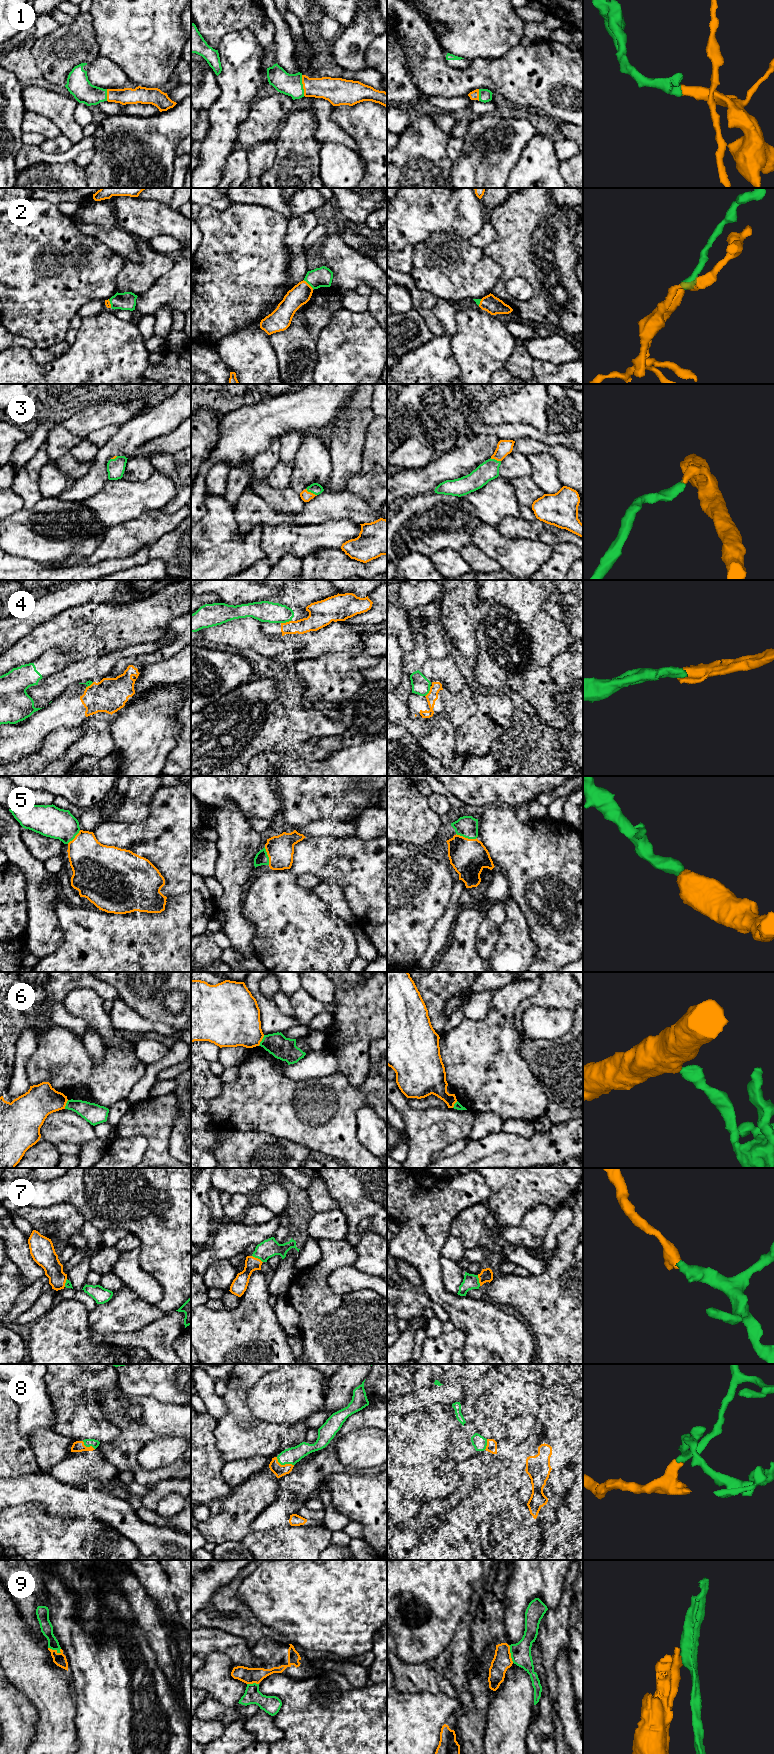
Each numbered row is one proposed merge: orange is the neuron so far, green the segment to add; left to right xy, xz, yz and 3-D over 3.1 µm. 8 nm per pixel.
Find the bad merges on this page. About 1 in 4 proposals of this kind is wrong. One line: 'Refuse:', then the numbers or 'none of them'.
Refuse: 2, 4, 6, 9

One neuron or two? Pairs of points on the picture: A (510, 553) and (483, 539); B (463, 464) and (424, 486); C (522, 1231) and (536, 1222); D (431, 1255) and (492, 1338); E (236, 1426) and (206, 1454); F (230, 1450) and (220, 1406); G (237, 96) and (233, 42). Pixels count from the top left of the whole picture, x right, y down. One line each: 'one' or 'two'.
A: one
B: one
C: one
D: one
E: two
F: two
G: one

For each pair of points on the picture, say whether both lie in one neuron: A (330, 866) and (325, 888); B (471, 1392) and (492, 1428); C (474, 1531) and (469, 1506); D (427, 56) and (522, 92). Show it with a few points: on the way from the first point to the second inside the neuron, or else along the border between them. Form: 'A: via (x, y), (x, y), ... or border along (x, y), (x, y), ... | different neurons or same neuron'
A: border along (321, 880), (327, 883), (338, 884), (345, 896) | different neurons
B: via (476, 1401), (482, 1408), (483, 1419) | same neuron
C: border along (454, 1512), (465, 1521), (473, 1523), (482, 1522) | different neurons
D: via (451, 76), (498, 76) | same neuron

